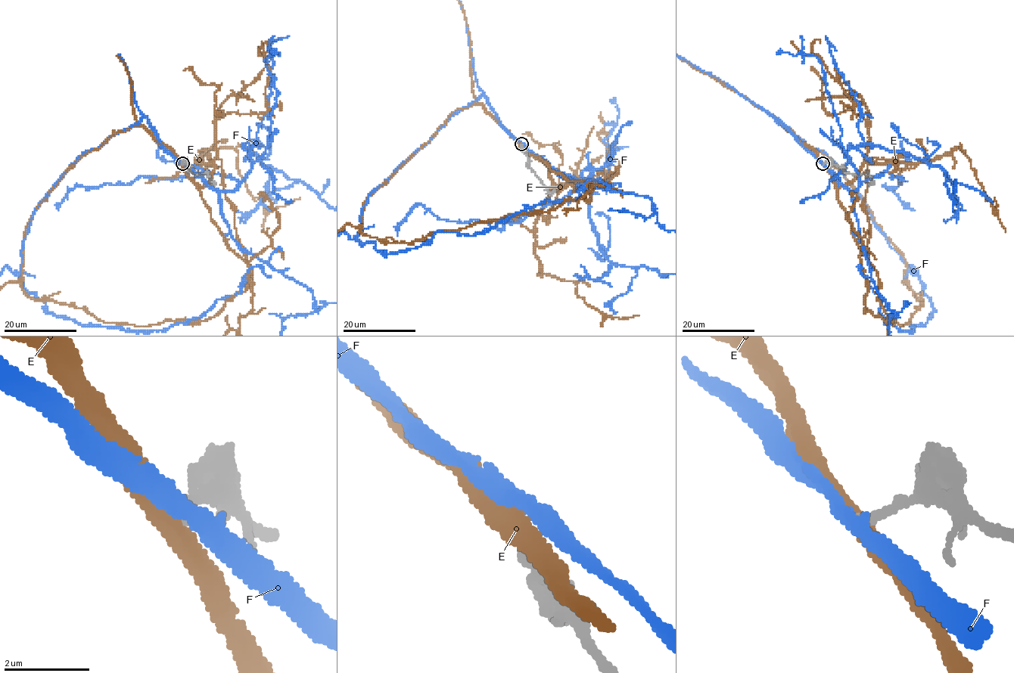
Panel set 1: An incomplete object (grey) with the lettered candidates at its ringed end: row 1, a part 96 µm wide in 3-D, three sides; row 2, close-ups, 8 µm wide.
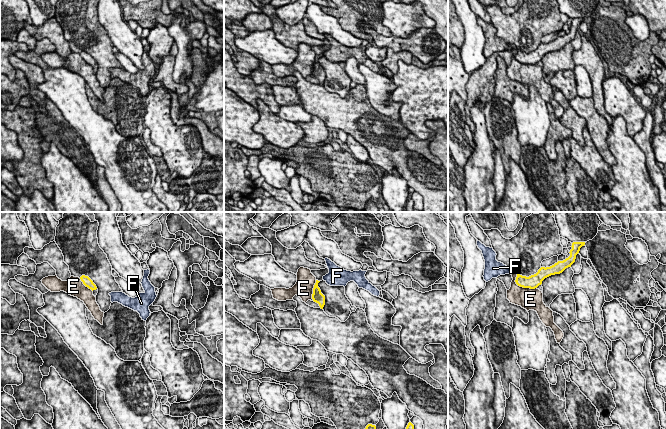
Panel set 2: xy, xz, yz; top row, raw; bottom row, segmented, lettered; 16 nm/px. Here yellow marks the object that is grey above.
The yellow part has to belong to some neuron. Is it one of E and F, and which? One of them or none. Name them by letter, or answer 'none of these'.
none of these

